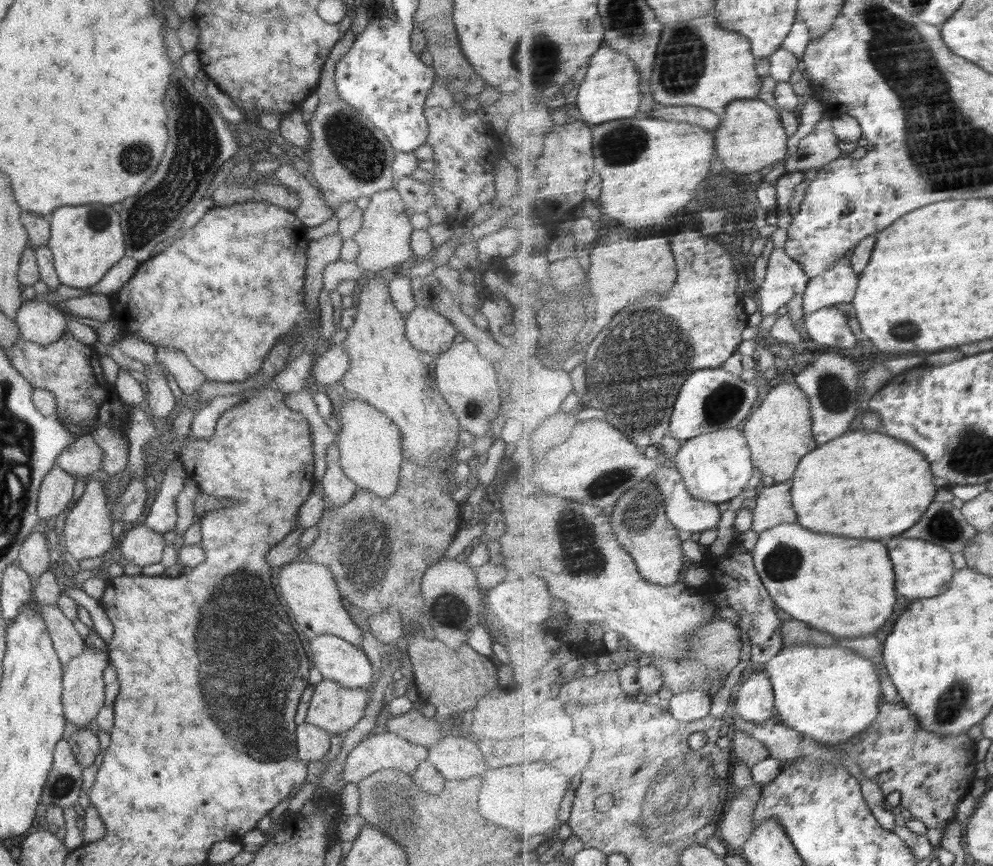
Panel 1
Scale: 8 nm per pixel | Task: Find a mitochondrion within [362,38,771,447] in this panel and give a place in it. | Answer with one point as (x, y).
(628, 361)

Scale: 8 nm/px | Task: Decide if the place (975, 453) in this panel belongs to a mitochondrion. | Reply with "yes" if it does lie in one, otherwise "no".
yes

